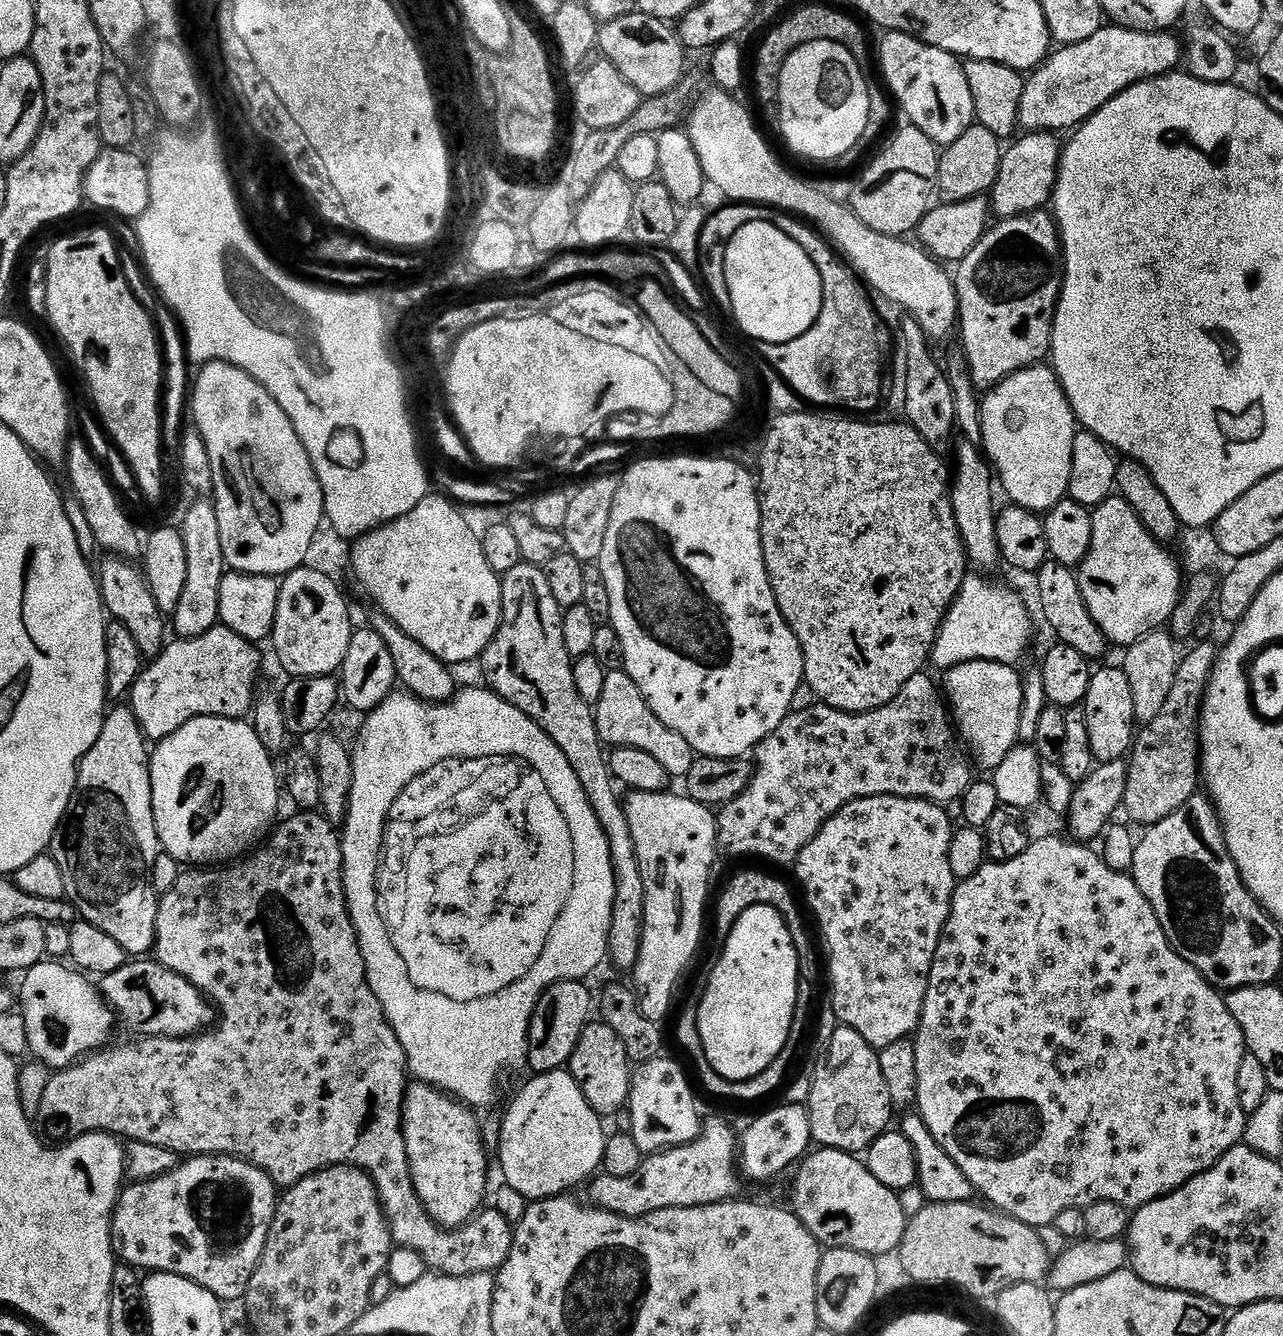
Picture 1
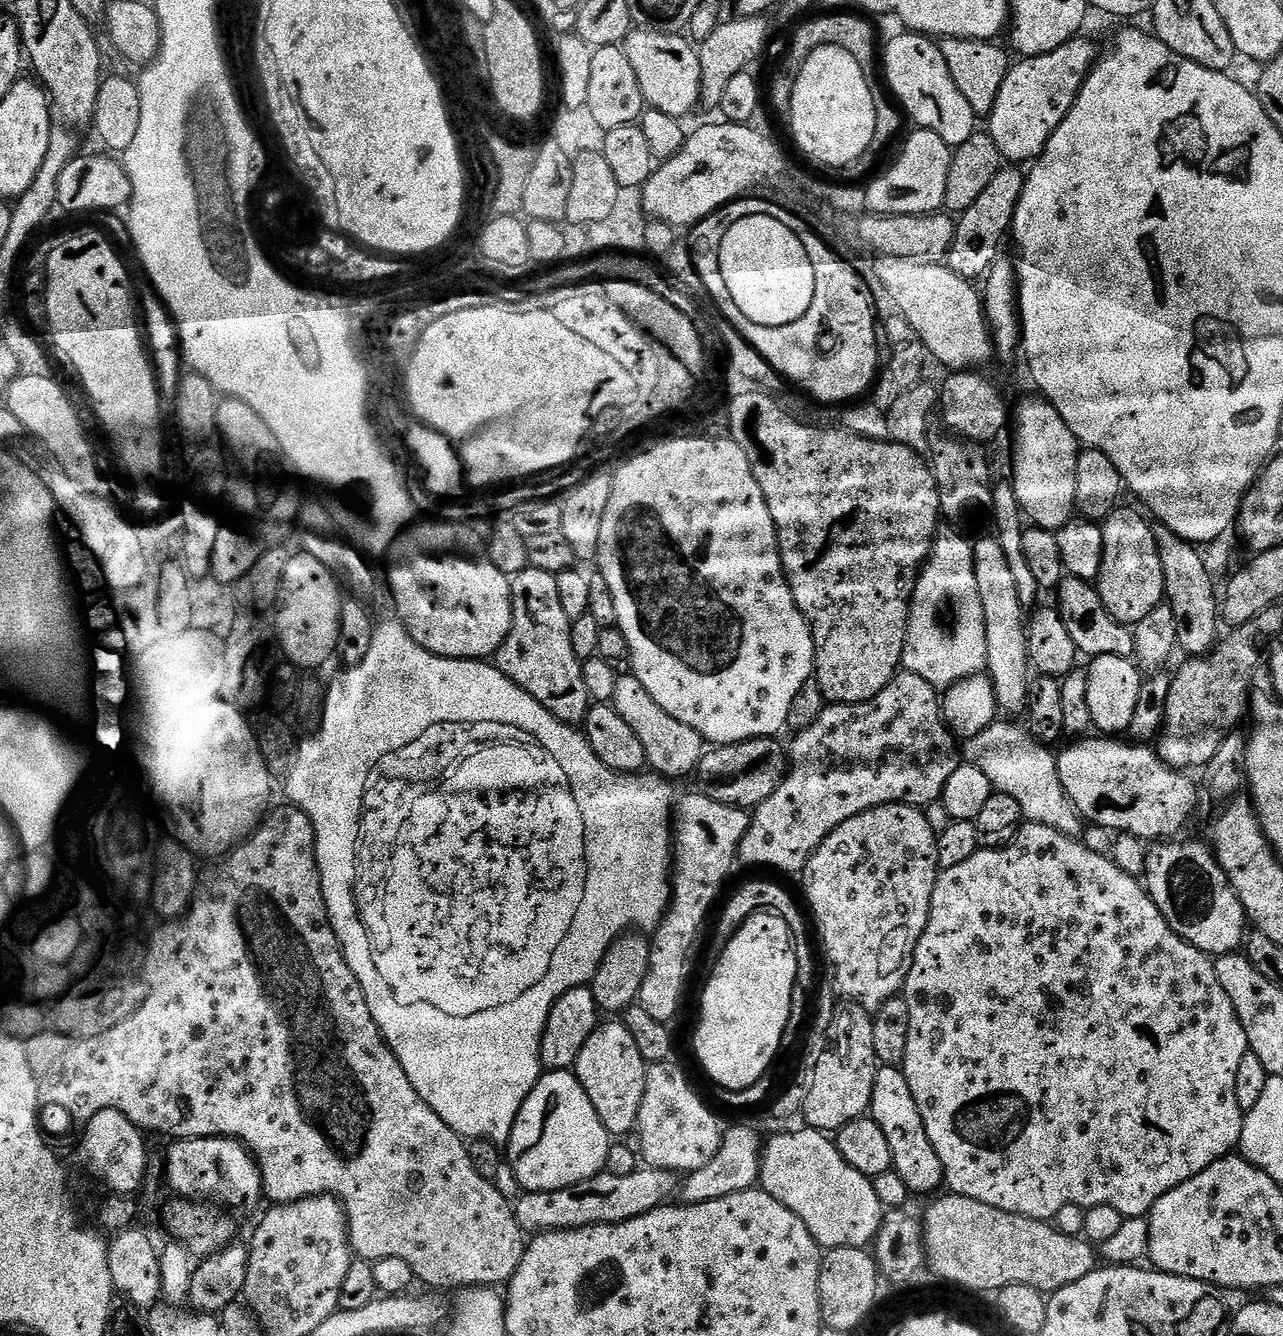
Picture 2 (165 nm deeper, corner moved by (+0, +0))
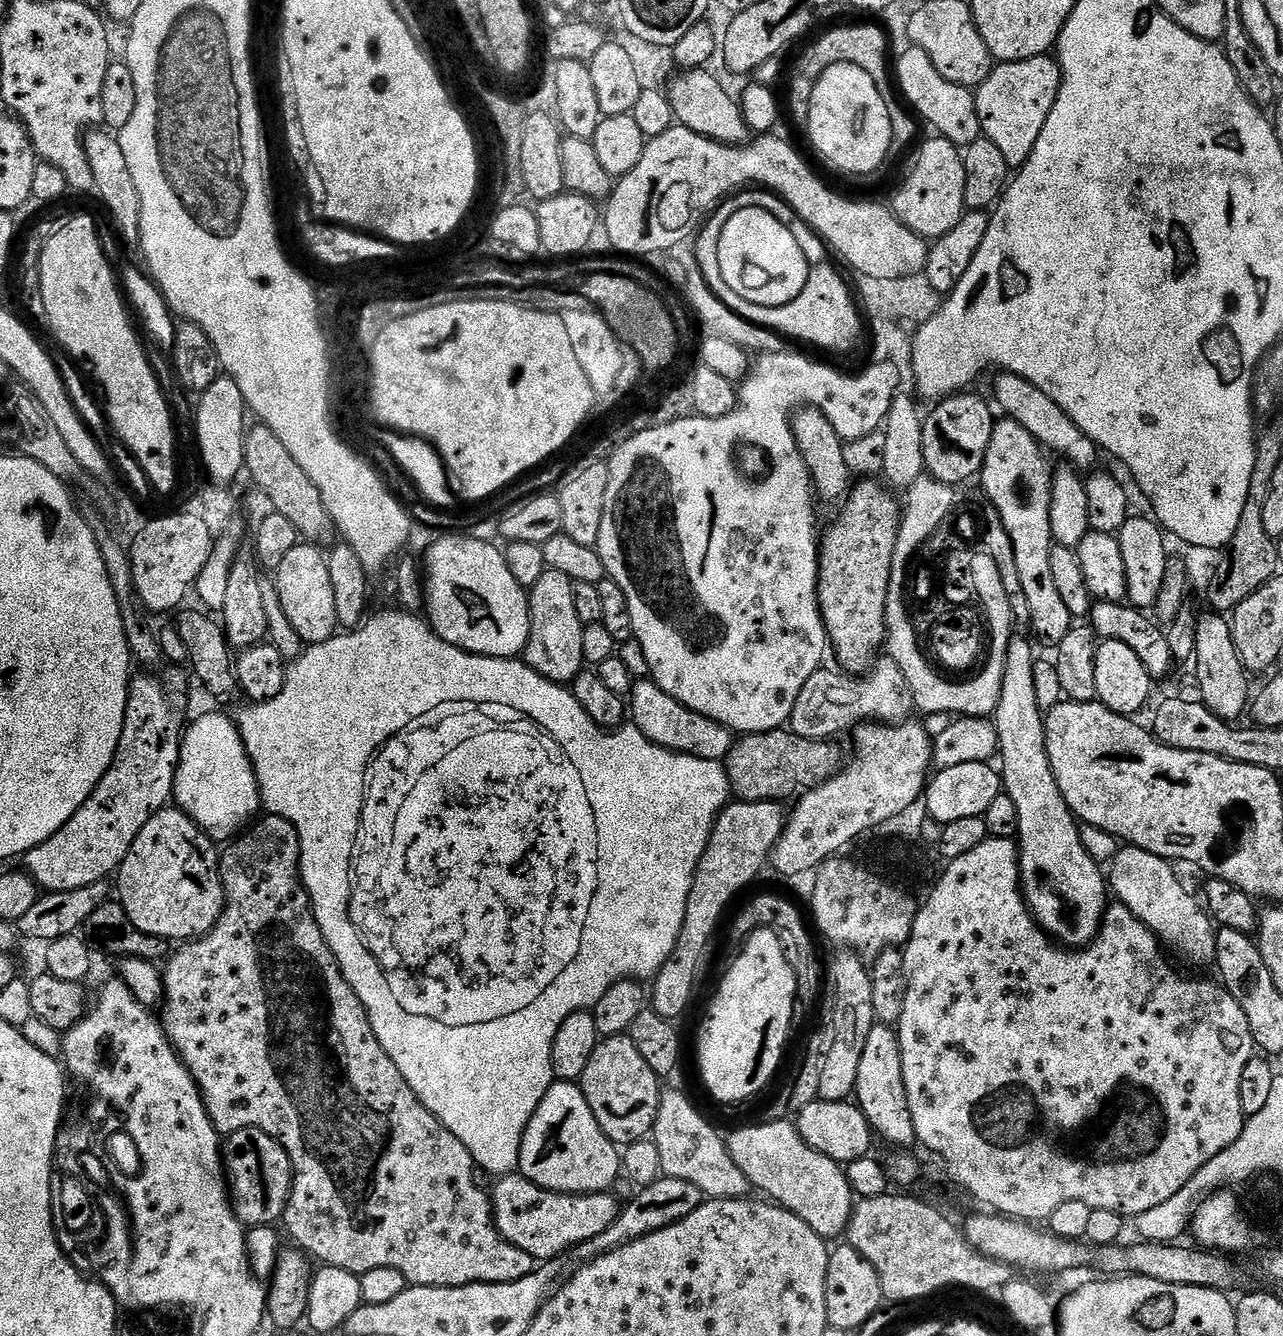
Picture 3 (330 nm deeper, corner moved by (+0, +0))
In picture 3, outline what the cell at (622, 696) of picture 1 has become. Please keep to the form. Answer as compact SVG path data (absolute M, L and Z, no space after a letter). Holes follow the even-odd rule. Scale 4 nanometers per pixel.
M640 678L633 683L632 694L627 697L626 705L631 723L642 730L650 742L668 748L671 752L684 752L703 760L723 761L734 743L731 728L682 706L682 702L670 698L670 694L666 694L666 690L662 690L651 678Z

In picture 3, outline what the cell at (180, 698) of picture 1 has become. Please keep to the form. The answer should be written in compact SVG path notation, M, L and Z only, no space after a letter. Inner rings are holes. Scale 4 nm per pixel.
M156 674L144 675L148 676L137 675L128 685L128 705L124 715L122 738L118 742L118 750L114 754L112 764L92 791L92 797L74 813L66 826L62 826L62 830L58 830L46 842L34 846L34 850L22 857L23 867L28 875L44 892L82 890L82 886L108 880L119 869L126 854L130 854L130 846L134 846L134 838L142 834L142 826L146 826L152 815L173 799L182 729L186 724L184 696L176 692L174 685L163 684L158 677L152 676Z

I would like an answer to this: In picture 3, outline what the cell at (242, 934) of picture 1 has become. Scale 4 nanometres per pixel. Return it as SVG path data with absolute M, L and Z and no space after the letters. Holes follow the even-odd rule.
M268 814L263 818L265 820L260 825L257 823L255 826L249 827L247 831L235 837L225 847L229 847L228 849L223 849L220 852L220 877L224 887L224 913L218 918L216 925L200 939L181 943L177 947L180 949L177 952L175 949L167 957L166 963L162 968L164 977L164 999L162 1001L162 1009L164 1008L164 1016L162 1015L164 1033L167 1034L169 1042L176 1047L176 1053L180 1055L180 1059L184 1061L185 1066L190 1070L190 1074L196 1079L196 1085L200 1087L200 1095L204 1098L204 1104L208 1108L208 1116L212 1119L212 1124L216 1127L216 1131L221 1134L231 1134L243 1128L257 1128L266 1134L270 1134L270 1138L274 1138L284 1147L292 1163L293 1177L292 1193L282 1217L282 1224L288 1227L288 1232L292 1235L293 1242L296 1243L293 1245L297 1249L303 1250L313 1261L319 1262L321 1265L338 1266L342 1270L350 1270L355 1276L359 1277L365 1276L370 1270L378 1270L378 1266L390 1266L394 1270L402 1270L402 1274L407 1278L409 1285L419 1286L425 1284L435 1288L457 1288L467 1284L501 1284L502 1282L514 1282L518 1278L526 1278L526 1274L530 1274L534 1270L532 1256L526 1254L526 1250L518 1250L518 1246L508 1242L500 1231L497 1231L496 1218L492 1215L492 1202L489 1193L487 1191L483 1192L476 1185L478 1169L472 1160L470 1150L466 1150L466 1146L462 1146L462 1142L458 1142L458 1138L454 1138L454 1134L450 1134L448 1127L442 1122L438 1122L438 1118L434 1118L430 1114L430 1110L426 1110L426 1106L422 1106L422 1102L416 1097L414 1090L410 1090L406 1078L402 1078L402 1070L398 1070L398 1066L394 1066L390 1054L386 1054L386 1050L382 1050L382 1042L378 1042L378 1038L370 1026L370 1018L366 1014L358 994L354 994L354 990L350 986L350 982L346 982L346 978L342 974L342 970L338 966L330 946L326 946L326 938L322 938L322 930L316 925L308 891L304 888L300 878L300 839L298 838L298 830L294 830L292 823L281 816Z

